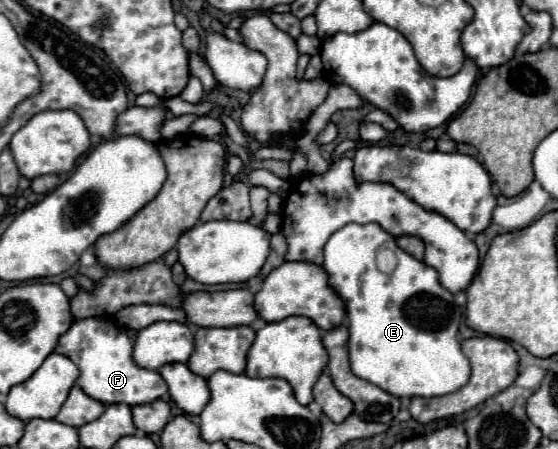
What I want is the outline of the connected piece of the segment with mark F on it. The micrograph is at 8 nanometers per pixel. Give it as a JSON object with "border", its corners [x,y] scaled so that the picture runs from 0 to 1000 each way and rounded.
{"border":[[[203,710],[131,715],[124,737],[106,751],[99,773],[99,786],[124,795],[142,817],[142,840],[134,853],[163,889],[174,889],[188,902],[224,898],[231,906],[274,898],[278,889],[299,875],[299,853],[281,826],[246,817],[235,800],[235,782],[238,782],[235,755],[206,724]]]}

